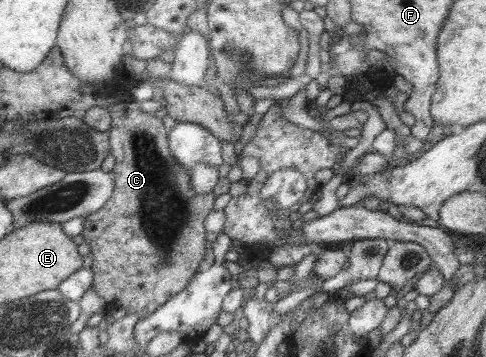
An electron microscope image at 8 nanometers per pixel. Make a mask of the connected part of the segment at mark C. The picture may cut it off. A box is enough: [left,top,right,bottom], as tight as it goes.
[79,103,215,319]

